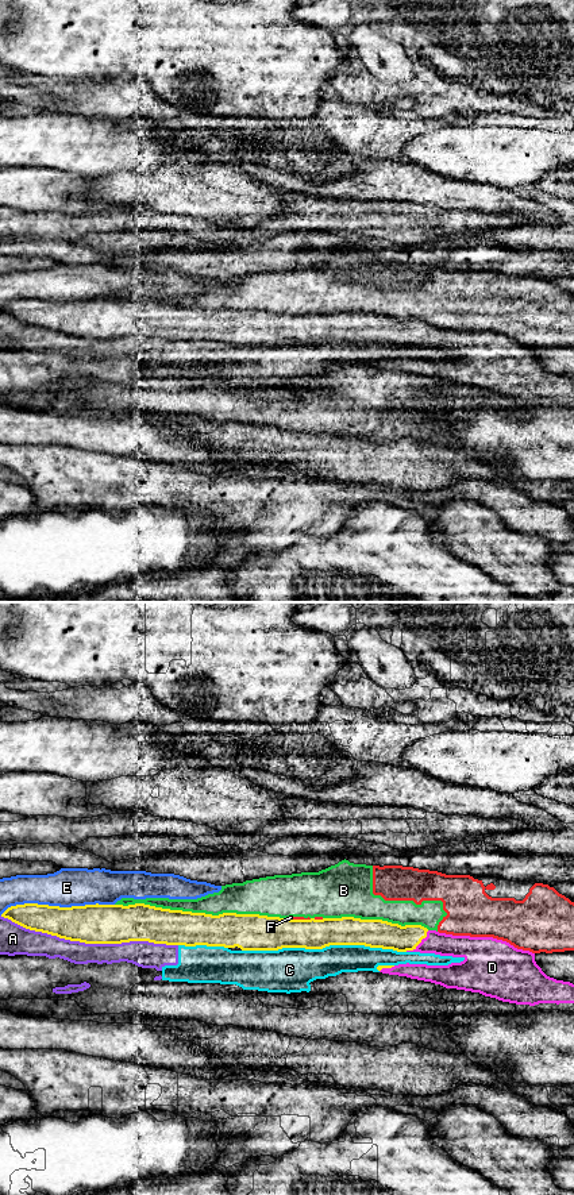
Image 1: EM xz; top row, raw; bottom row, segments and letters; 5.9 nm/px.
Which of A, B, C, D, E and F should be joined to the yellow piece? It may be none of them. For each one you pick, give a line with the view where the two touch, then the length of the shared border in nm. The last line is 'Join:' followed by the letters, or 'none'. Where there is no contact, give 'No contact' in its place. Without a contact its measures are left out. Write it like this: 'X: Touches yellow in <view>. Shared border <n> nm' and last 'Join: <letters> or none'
D: Touches yellow in xz. Shared border 190 nm
Join: D

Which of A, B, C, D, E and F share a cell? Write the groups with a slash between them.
A C / B F / D / E

